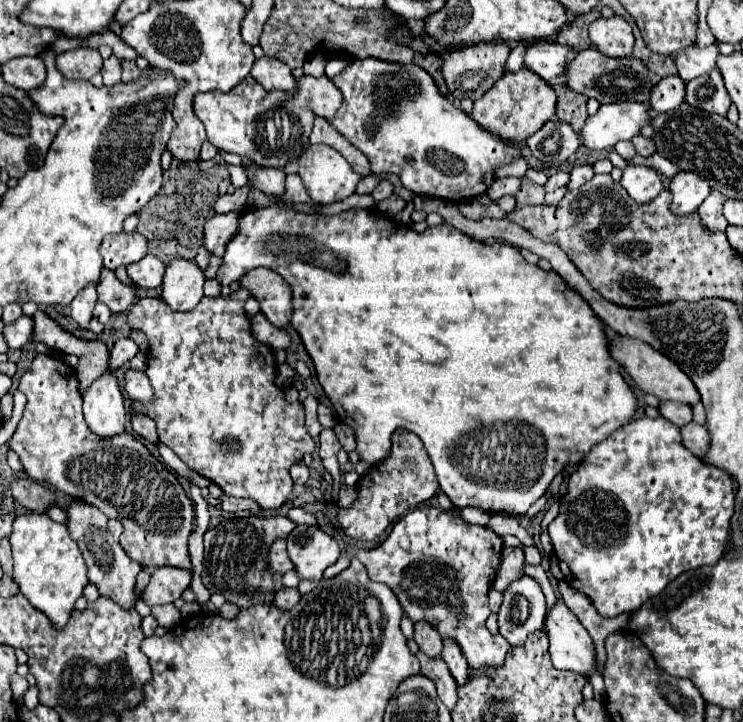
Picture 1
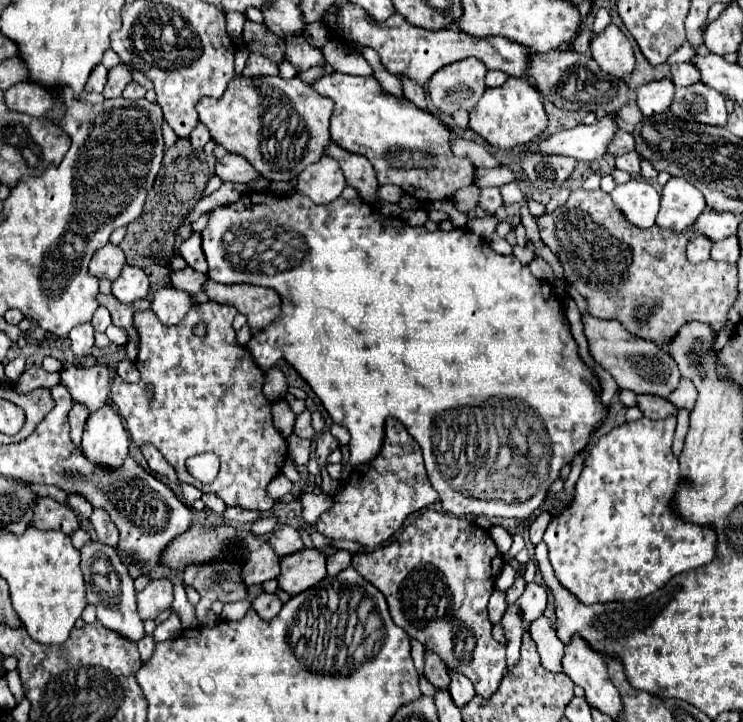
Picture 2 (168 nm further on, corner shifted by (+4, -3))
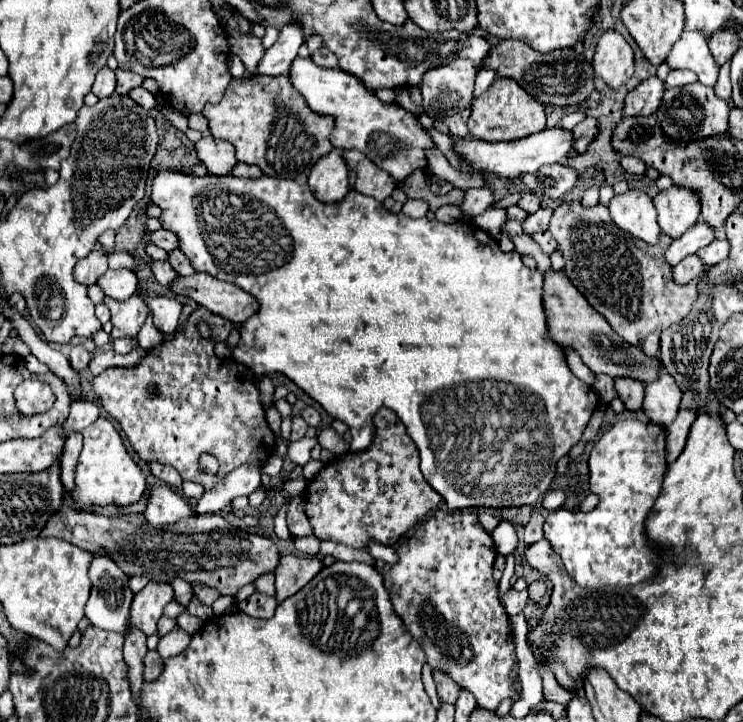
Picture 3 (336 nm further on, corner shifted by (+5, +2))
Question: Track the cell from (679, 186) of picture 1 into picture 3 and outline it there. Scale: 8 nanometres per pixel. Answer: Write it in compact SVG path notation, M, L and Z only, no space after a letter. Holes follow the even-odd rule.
M679 185L659 191L653 197L653 203L659 215L661 233L671 239L681 237L699 219L699 203L695 201L695 193Z

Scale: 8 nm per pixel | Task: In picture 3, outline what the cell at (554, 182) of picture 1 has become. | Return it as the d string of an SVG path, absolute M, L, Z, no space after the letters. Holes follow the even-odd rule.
M523 193L523 197L519 199L519 203L517 203L517 207L521 207L527 215L533 215L539 207L541 207L541 199L539 197L535 197L533 193Z

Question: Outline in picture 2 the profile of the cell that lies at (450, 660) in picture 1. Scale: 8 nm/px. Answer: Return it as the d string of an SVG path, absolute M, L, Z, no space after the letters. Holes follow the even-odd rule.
M450 670L450 696L456 706L464 706L474 698L474 686L468 678L456 670Z

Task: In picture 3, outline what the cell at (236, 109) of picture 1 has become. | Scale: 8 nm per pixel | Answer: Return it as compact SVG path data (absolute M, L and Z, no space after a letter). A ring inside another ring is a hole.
M285 75L233 79L229 83L223 99L215 105L207 103L203 109L203 115L209 121L209 129L211 129L213 137L227 139L235 147L237 161L247 163L247 165L257 165L263 171L263 175L269 175L269 177L293 179L293 181L305 183L311 167L333 149L333 145L329 141L329 133L333 129L333 119L311 113L311 109L307 109L307 103L303 101L303 97L299 97L299 93L295 93L293 85L289 83L289 77L285 77Z

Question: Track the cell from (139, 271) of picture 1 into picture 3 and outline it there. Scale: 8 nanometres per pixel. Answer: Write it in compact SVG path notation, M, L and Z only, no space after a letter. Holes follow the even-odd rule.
M109 269L97 279L97 285L103 289L105 297L125 301L137 291L137 275L129 269Z

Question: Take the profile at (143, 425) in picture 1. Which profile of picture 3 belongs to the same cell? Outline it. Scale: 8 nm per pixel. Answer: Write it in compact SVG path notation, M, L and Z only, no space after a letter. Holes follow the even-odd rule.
M151 463L151 473L153 473L155 477L159 477L159 479L161 479L163 483L171 485L171 487L175 487L175 481L181 481L179 473L177 473L175 469L167 467L167 465L159 465L159 463Z

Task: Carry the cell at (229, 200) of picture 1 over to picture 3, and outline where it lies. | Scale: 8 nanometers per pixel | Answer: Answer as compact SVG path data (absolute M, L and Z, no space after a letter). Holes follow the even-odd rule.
M114 252L108 255L108 267L110 269L128 268L137 271L139 259L127 252Z

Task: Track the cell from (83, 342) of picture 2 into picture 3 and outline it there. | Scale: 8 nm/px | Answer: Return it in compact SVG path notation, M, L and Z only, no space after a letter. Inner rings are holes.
M77 345L77 347L73 347L71 349L71 367L75 369L75 371L85 371L87 369L87 365L89 365L89 361L91 361L91 355L89 355L89 351L83 347L83 345Z

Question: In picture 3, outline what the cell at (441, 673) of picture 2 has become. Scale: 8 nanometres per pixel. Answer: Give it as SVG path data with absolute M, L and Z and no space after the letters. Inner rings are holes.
M433 673L433 677L435 677L435 683L437 683L439 699L441 699L443 703L455 705L457 697L459 697L459 691L461 691L461 689L455 685L455 681L451 681L451 677L447 677L447 675L443 675L443 673Z

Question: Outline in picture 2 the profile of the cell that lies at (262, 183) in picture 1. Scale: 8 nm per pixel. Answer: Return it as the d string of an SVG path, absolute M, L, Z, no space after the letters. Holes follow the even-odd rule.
M226 154L222 160L216 164L216 174L224 182L240 182L240 184L250 184L258 178L262 178L248 160L240 158L238 154Z

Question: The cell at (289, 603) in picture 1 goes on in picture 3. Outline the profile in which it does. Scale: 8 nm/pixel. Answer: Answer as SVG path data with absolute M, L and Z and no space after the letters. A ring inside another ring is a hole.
M253 593L251 597L247 597L245 601L239 603L239 609L243 613L247 613L249 617L255 617L255 619L269 619L269 617L273 617L275 607L277 607L275 597L267 597L263 593Z

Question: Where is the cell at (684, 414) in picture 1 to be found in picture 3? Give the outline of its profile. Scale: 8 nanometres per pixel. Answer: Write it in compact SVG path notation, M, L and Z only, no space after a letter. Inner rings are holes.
M617 377L615 379L615 391L619 399L625 403L625 409L639 411L643 405L643 383L631 377Z

